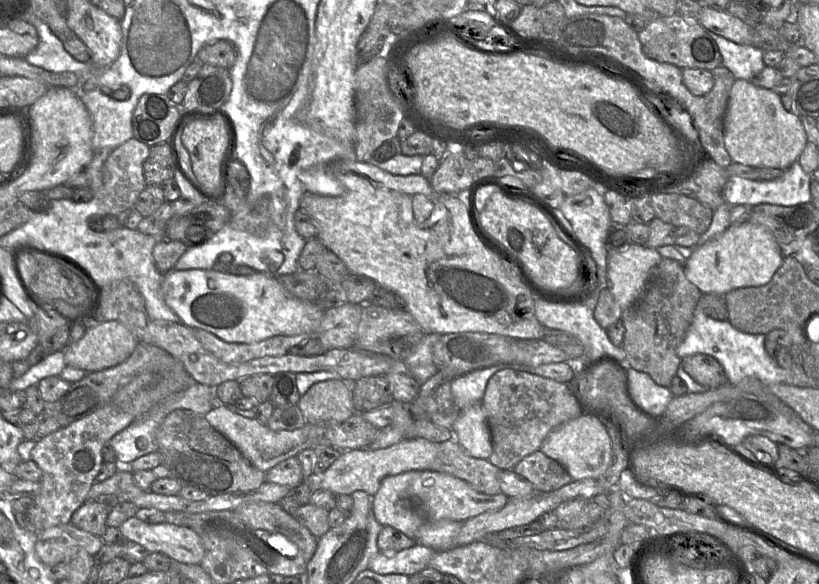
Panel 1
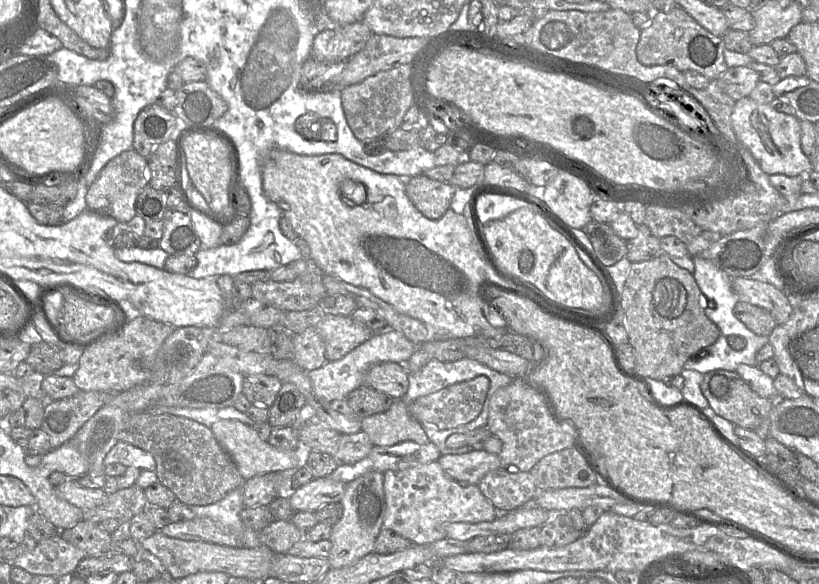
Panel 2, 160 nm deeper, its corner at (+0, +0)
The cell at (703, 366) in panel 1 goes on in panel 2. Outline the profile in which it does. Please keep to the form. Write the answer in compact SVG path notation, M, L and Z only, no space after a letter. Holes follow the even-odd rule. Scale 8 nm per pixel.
M716 370L704 374L701 391L716 415L735 427L753 430L764 439L768 437L769 415L775 400L760 397L736 372Z

